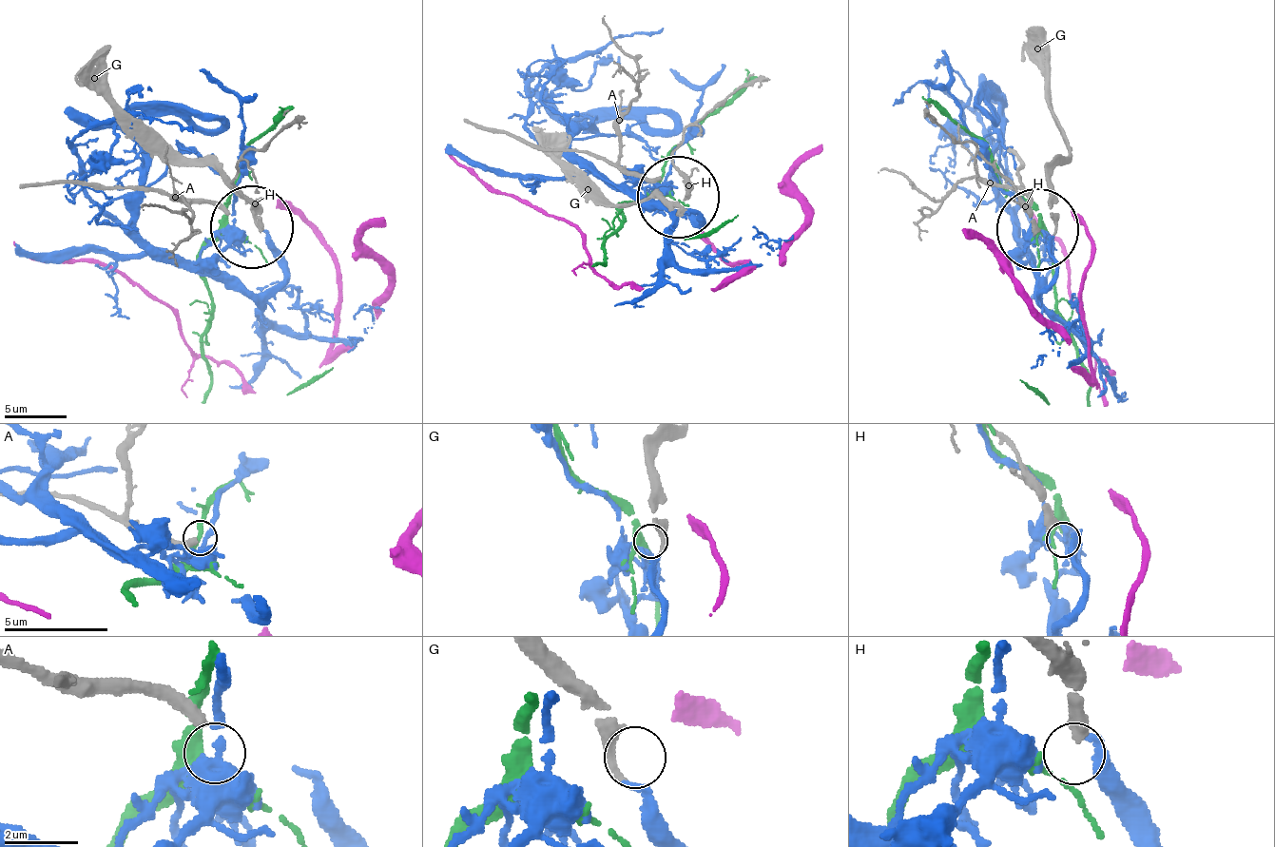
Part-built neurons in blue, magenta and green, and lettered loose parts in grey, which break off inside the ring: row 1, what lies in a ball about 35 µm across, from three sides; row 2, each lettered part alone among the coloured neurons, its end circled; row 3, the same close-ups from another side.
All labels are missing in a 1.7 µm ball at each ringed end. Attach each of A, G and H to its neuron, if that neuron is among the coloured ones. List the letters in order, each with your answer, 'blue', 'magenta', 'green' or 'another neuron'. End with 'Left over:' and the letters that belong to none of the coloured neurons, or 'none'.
A: another neuron
G: blue
H: another neuron
Left over: A, H

